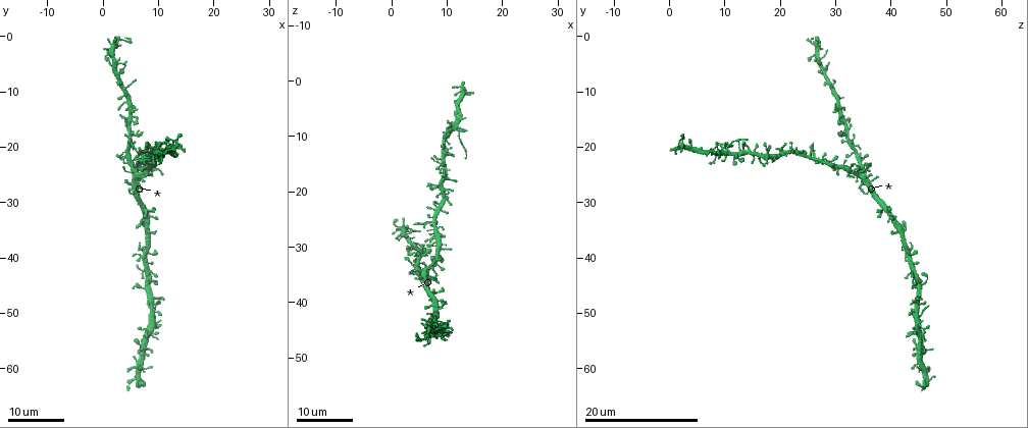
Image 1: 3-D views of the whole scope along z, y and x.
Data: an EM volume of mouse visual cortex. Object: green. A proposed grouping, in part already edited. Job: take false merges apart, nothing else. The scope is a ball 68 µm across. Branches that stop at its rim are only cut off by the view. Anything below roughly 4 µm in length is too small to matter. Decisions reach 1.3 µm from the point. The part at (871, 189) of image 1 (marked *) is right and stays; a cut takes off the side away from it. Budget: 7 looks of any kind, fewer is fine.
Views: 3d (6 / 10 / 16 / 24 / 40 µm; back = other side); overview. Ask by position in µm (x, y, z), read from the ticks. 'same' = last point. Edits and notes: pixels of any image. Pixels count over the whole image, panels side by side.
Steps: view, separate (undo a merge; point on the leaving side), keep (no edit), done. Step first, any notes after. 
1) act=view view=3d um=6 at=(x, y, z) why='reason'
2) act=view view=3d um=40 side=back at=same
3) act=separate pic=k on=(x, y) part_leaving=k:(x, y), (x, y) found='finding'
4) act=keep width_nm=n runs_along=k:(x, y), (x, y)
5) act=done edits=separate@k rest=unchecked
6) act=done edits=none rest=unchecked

act=view view=3d um=16 at=(2.0, 4.0, 27.0) why='four-way junction'

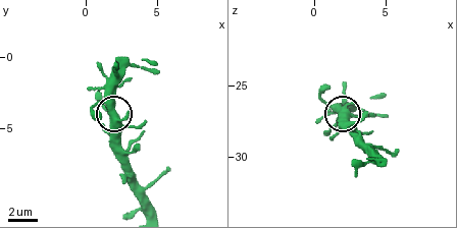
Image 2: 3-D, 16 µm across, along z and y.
act=view view=3d um=6 at=same

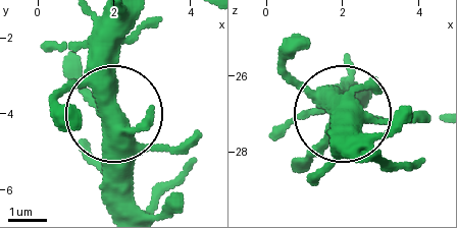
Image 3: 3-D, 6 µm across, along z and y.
act=keep arms=4 runs_along=3:(120, 210), (110, 18) found='continuous, no second neuron'

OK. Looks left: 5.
act=view view=3d um=24 at=(11.0, 20.5, 8.0) why='thin arm on a thick one'

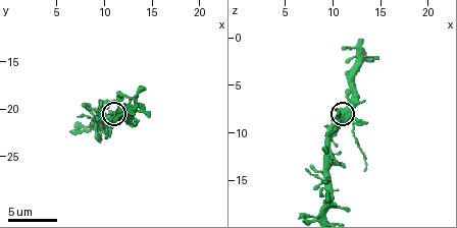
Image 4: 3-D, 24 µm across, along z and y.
act=view view=3d um=6 at=same

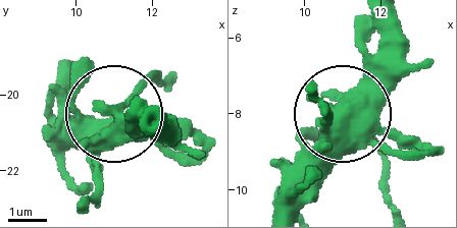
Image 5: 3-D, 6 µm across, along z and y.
act=keep arms=4 found='all the same neuron'

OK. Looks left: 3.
act=view view=3d um=24 at=(7.5, 22.0, 25.5) why='looks like a crossing'

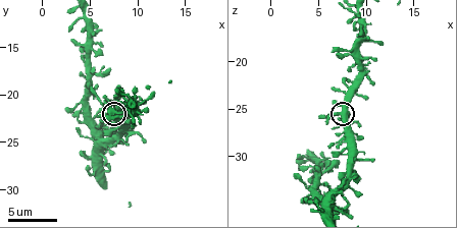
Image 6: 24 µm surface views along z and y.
act=view view=3d um=10 at=same

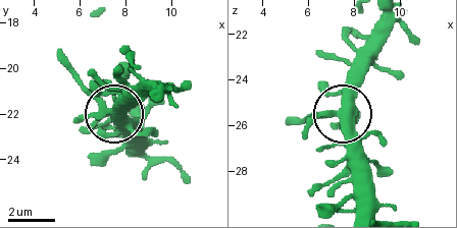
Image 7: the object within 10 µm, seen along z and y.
act=keep width_nm=430 runs_along=7:(355, 209), (355, 145), (347, 121), (338, 116), (287, 121) found='one neuron here'

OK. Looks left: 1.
act=done edits=none rest=unchecked

